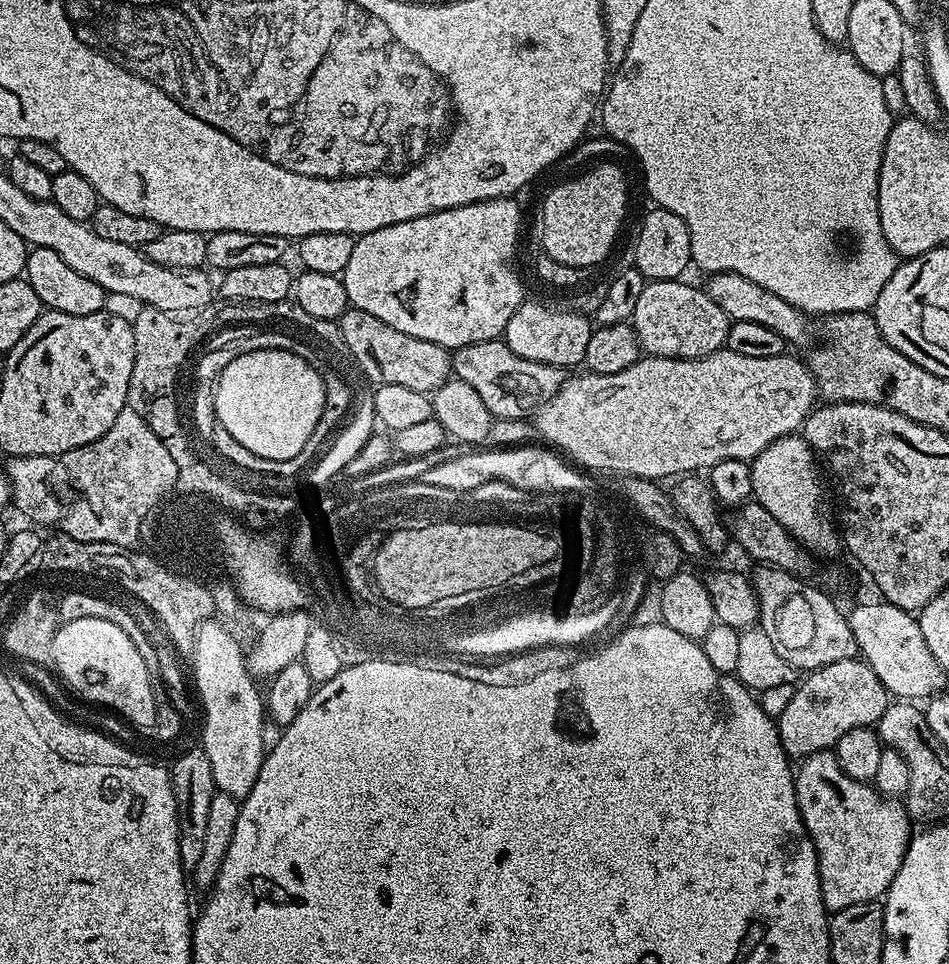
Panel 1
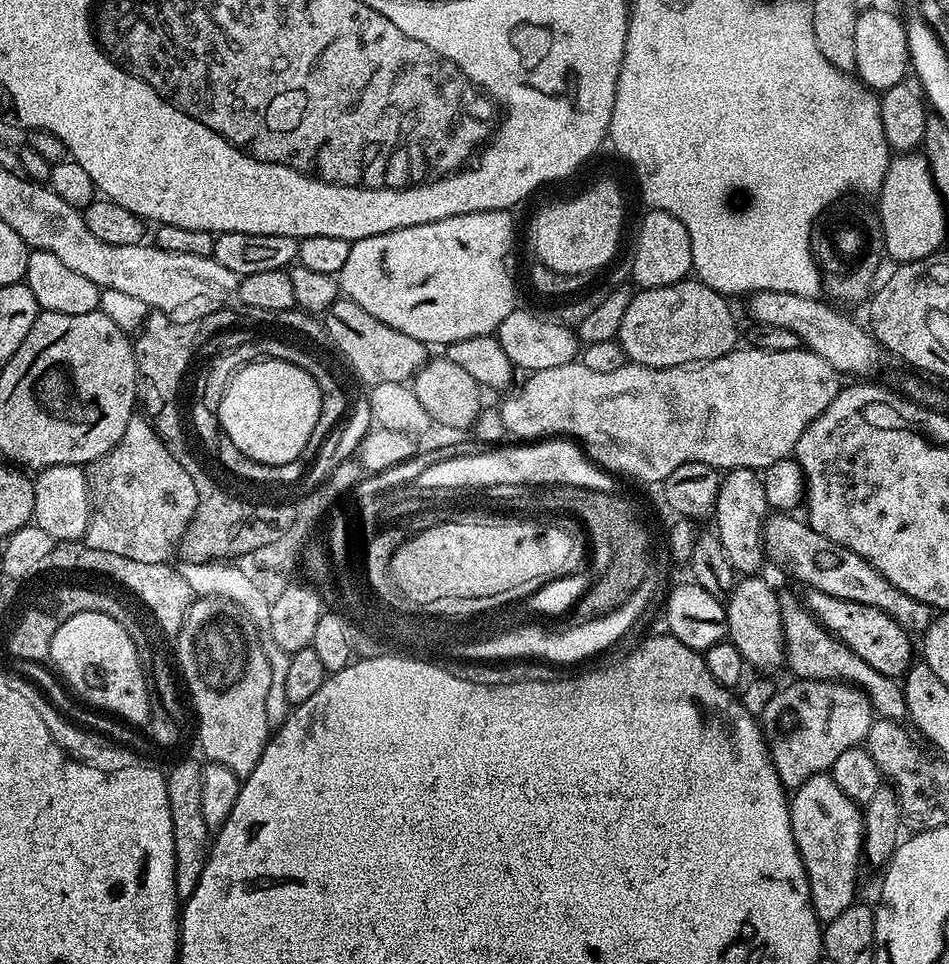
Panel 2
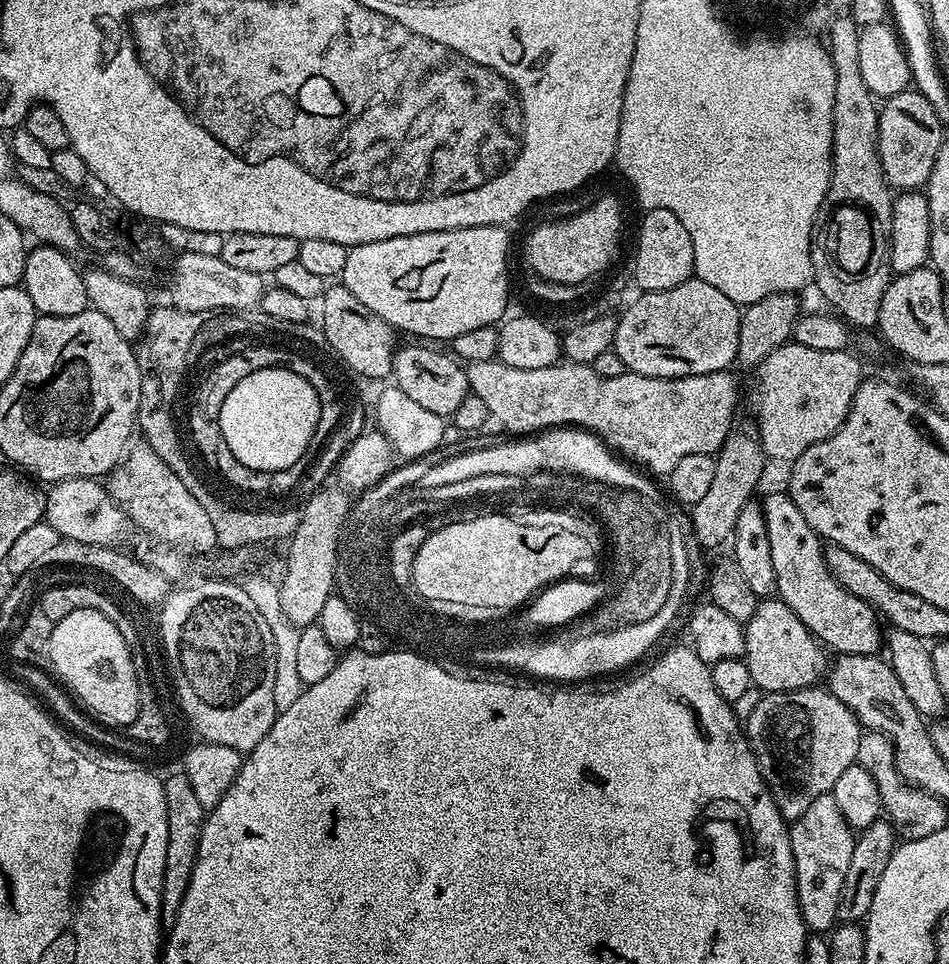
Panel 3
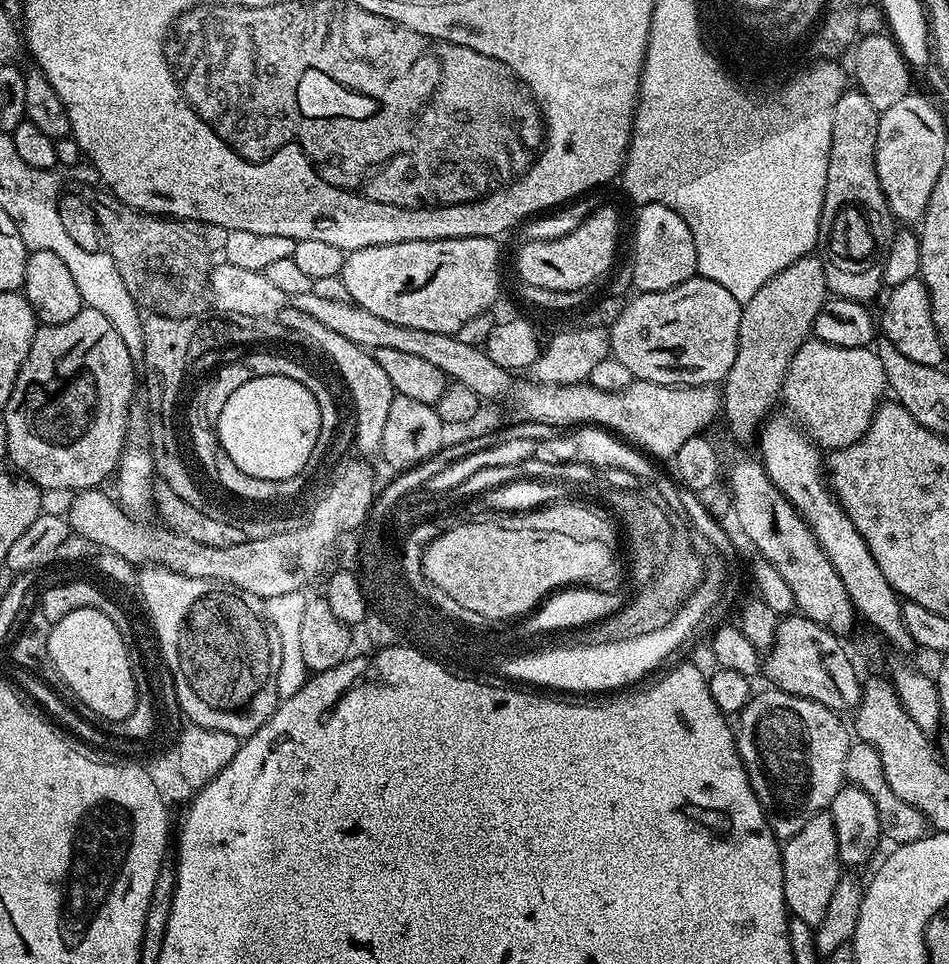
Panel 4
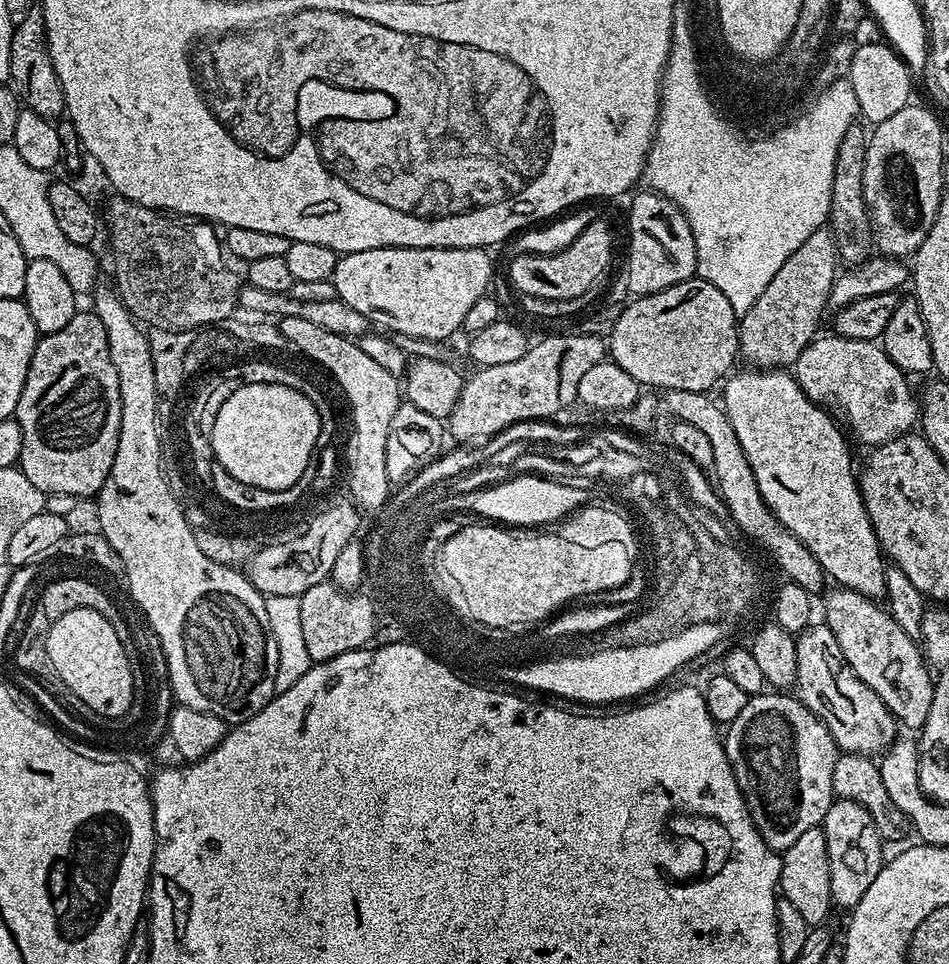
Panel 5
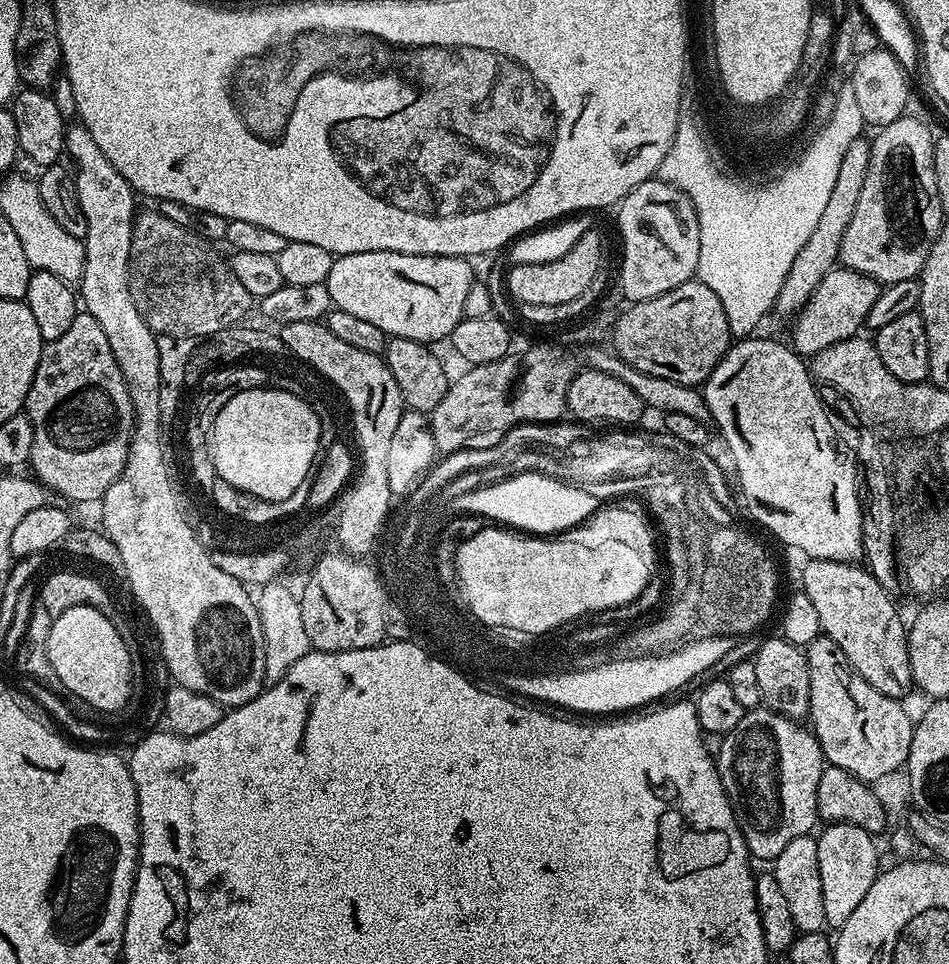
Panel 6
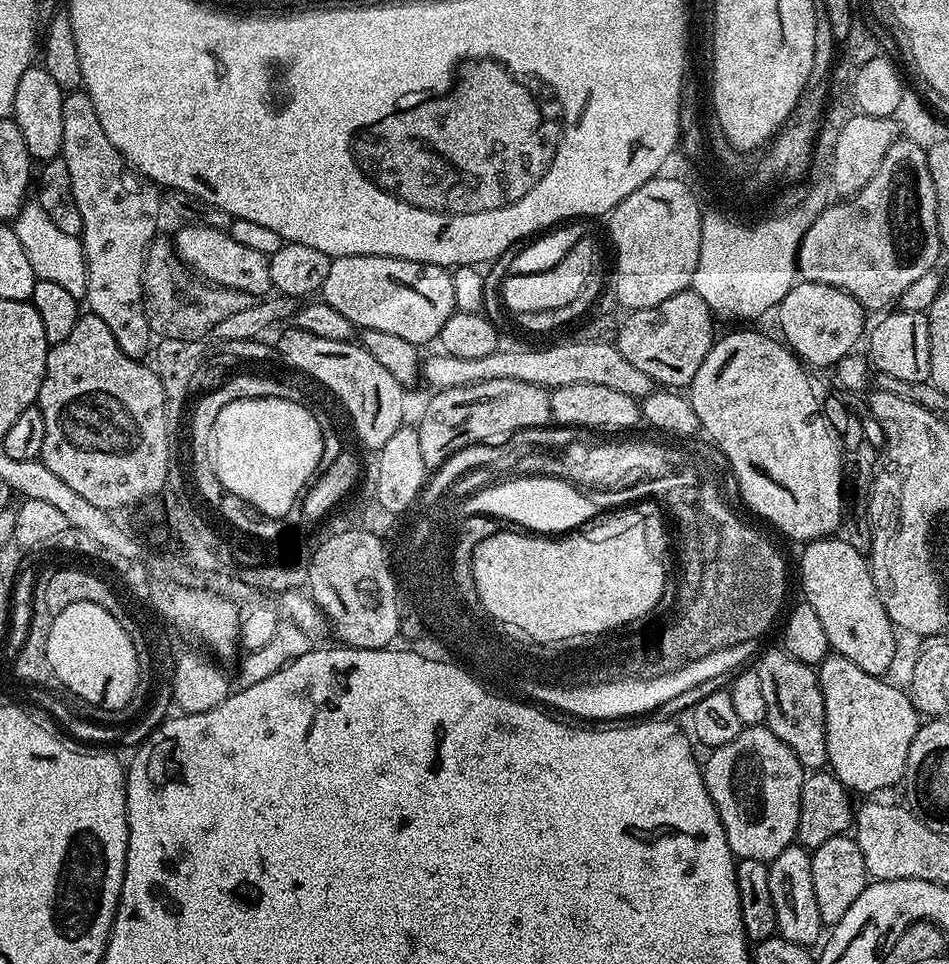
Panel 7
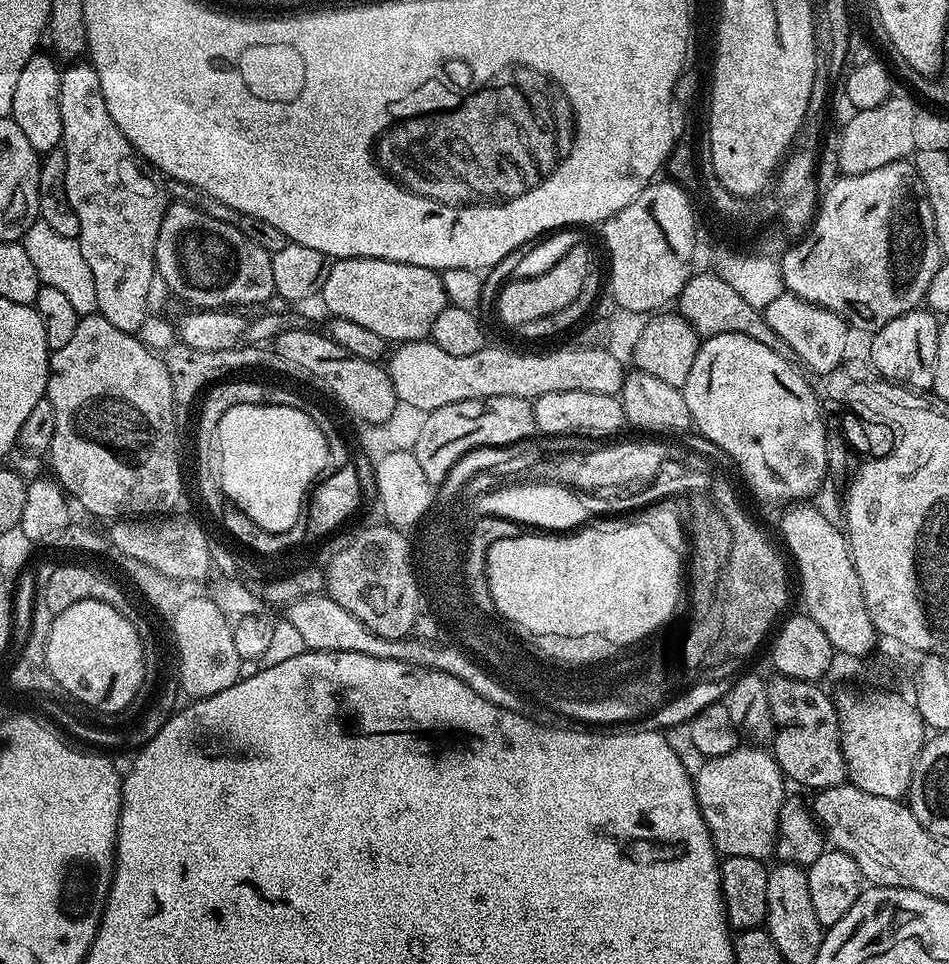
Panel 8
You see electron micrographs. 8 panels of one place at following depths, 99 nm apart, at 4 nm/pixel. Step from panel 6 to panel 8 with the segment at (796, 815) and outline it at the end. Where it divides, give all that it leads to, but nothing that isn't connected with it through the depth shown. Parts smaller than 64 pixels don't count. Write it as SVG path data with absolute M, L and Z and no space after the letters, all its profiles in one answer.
M737 746L730 754L705 759L702 770L698 770L698 774L694 777L696 801L710 830L712 841L716 843L717 853L721 857L741 856L767 861L776 851L780 811L786 799L786 791L784 792L786 777L771 751L764 749L763 752L760 748L763 747Z

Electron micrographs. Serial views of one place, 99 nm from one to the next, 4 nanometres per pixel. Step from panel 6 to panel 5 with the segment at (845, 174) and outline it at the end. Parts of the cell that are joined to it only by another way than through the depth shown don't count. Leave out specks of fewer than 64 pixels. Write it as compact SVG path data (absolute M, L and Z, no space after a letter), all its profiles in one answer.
M827 227L814 230L786 262L782 262L782 270L770 278L770 286L758 294L758 302L746 310L744 316L739 317L738 327L740 330L740 351L739 355L749 360L751 367L756 370L784 370L795 365L796 359L806 350L806 346L811 340L815 340L818 335L816 327L820 324L820 315L826 312L828 305L828 295L832 289L832 283L836 281L838 275L838 253L836 251L836 237L832 235Z

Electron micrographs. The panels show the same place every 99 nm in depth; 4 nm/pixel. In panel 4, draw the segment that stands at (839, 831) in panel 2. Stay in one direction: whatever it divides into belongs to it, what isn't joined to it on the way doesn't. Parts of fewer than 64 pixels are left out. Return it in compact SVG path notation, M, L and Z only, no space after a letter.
M827 811L819 812L798 834L783 841L782 874L784 875L784 897L789 913L795 919L815 926L826 915L834 886L838 886L842 875L842 865L838 852L838 838L834 834L834 822Z

